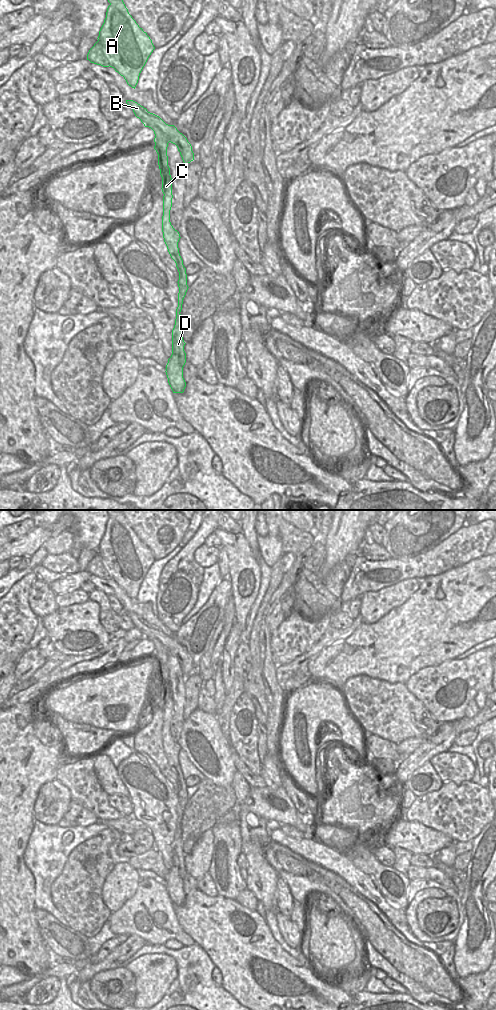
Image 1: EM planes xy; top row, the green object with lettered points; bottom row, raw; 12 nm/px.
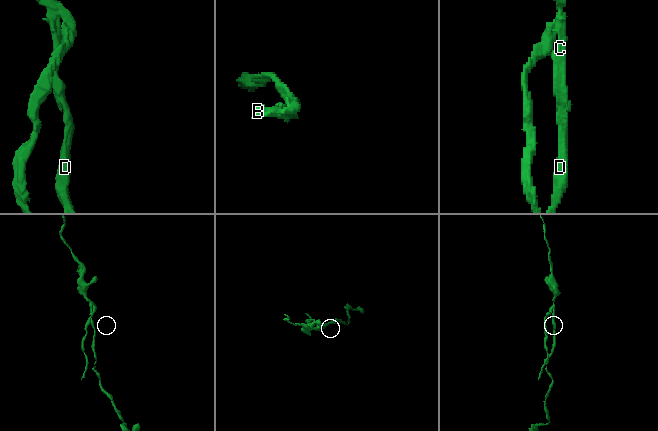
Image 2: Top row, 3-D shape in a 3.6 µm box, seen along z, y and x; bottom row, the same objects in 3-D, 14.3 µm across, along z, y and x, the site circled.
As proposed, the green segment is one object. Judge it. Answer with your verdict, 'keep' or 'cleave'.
cleave

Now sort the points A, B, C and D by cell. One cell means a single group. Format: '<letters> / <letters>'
A C D / B

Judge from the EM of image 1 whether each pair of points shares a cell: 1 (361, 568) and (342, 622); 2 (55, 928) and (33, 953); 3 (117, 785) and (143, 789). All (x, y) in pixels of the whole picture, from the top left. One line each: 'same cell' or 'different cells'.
1: different cells
2: different cells
3: different cells

